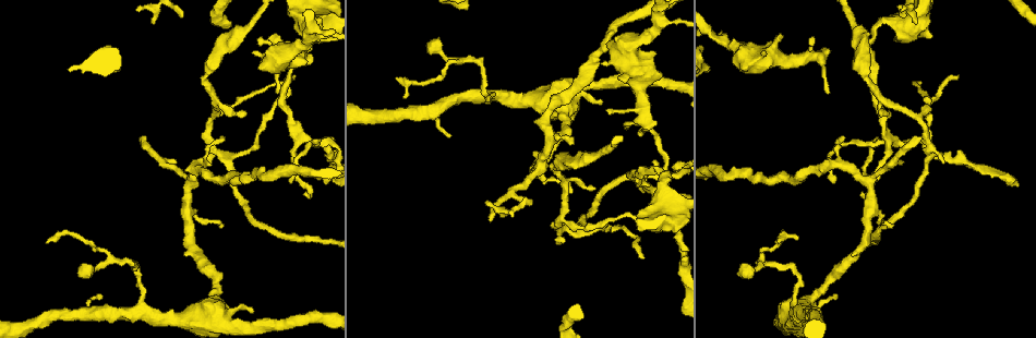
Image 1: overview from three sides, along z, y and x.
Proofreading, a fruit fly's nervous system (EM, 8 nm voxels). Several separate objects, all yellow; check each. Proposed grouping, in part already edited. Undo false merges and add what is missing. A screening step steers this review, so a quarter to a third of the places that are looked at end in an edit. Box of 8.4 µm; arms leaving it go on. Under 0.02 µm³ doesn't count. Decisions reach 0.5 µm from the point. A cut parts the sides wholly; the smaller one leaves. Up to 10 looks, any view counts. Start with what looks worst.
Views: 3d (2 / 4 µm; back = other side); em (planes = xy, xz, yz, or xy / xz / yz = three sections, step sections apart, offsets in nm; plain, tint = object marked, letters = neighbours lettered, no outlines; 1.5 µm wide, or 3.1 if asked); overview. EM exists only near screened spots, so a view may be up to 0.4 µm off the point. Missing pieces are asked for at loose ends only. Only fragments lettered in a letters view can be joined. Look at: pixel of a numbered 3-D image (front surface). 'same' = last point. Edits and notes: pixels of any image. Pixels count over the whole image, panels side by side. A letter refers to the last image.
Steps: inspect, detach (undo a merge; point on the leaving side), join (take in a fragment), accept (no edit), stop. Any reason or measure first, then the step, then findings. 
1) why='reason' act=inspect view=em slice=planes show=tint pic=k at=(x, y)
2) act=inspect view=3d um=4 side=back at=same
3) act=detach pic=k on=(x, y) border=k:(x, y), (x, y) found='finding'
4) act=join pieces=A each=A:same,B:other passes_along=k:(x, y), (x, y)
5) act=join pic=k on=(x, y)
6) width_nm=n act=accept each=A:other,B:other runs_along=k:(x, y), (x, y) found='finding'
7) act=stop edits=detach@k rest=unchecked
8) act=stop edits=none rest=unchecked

why='branch point' act=inspect view=em slice=planes show=tint pic=1 at=(310, 38)

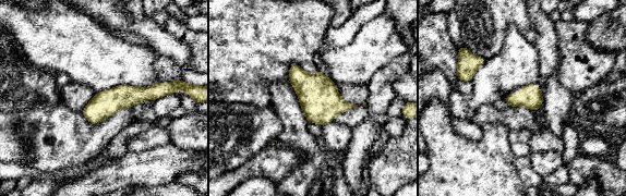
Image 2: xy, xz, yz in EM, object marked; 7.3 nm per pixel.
act=inspect view=em slice=planes show=letters at=same

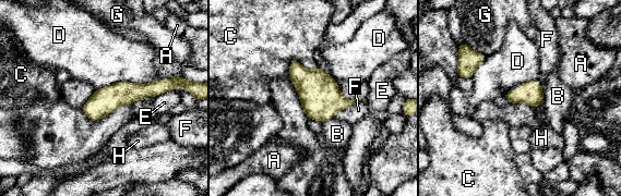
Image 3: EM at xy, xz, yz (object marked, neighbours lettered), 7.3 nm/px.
act=accept each=A:other,B:other,C:other,D:other,E:other,F:other,G:other,H:other runs_along=3:(168, 85), (121, 93), (85, 109) found='all the same neuron'

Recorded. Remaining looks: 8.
why='free end' act=inspect view=3d um=2 pic=1 at=(602, 104)

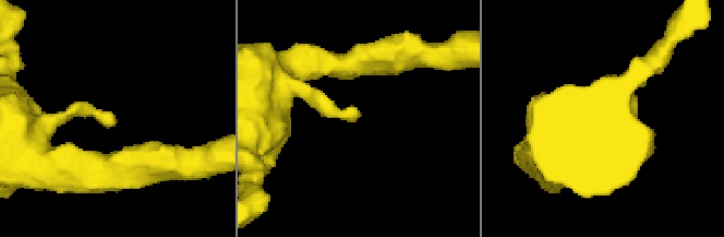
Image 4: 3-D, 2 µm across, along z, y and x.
why='need the tissue' act=inspect view=em slice=xy step=8 show=letters pic=4 at=(359, 117)

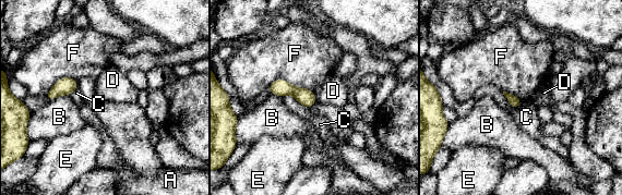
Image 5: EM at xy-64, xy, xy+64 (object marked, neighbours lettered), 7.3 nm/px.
longest_contact=F:340nm act=accept each=A:other,B:other,C:other,D:other,E:other,F:other border=5:(267, 87), (285, 80), (312, 92) found='none of them fits'

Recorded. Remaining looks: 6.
why='tapers out' act=inspect view=em slice=planes show=letters pic=1 at=(893, 225)

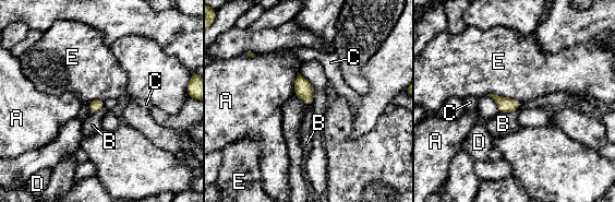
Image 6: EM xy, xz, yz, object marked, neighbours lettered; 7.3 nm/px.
act=accept each=A:other,B:other,C:other,D:other,E:other border=6:(521, 104), (516, 109), (499, 113) found='none of them fits'

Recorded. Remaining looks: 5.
why='free end' act=inspect view=em slice=planes show=letters pic=1 at=(431, 43)

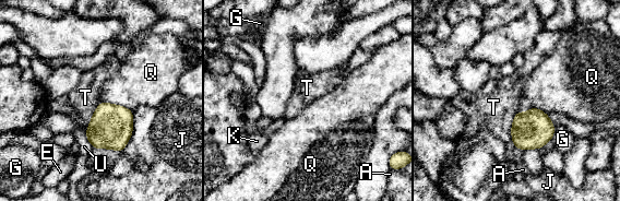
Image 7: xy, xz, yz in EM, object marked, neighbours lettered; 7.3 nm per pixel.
longest_contact=J:320nm act=accept each=A:other,E:other,G:other,J:other,K:other,Q:other,T:other,U:other border=7:(100, 101), (85, 133) found='no lettered fragment goes on from it'

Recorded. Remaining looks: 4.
act=stop edits=none rest=unchecked

